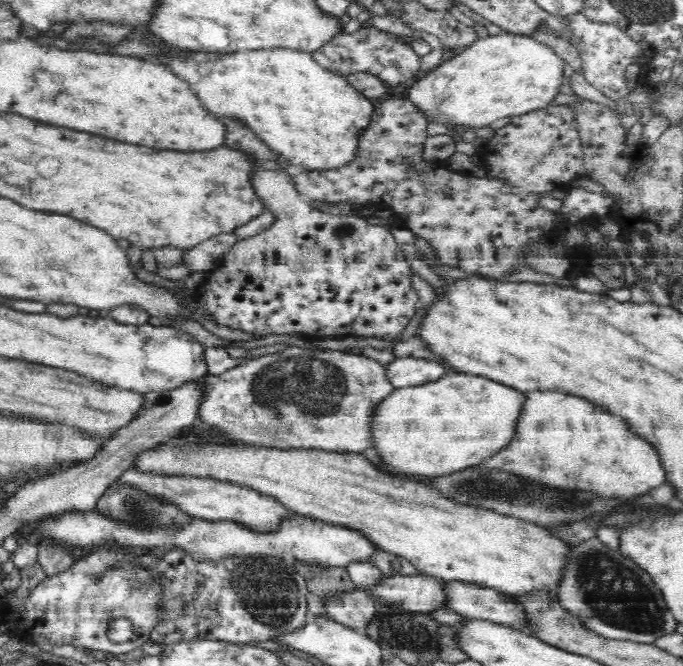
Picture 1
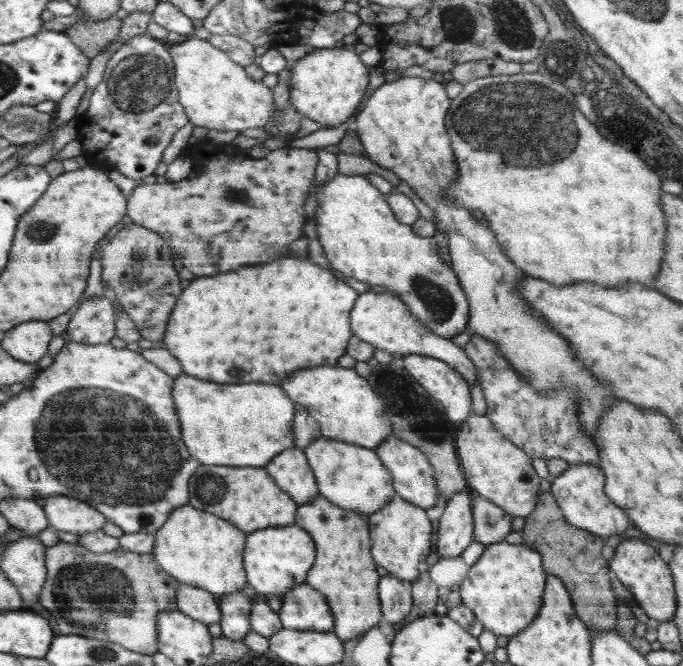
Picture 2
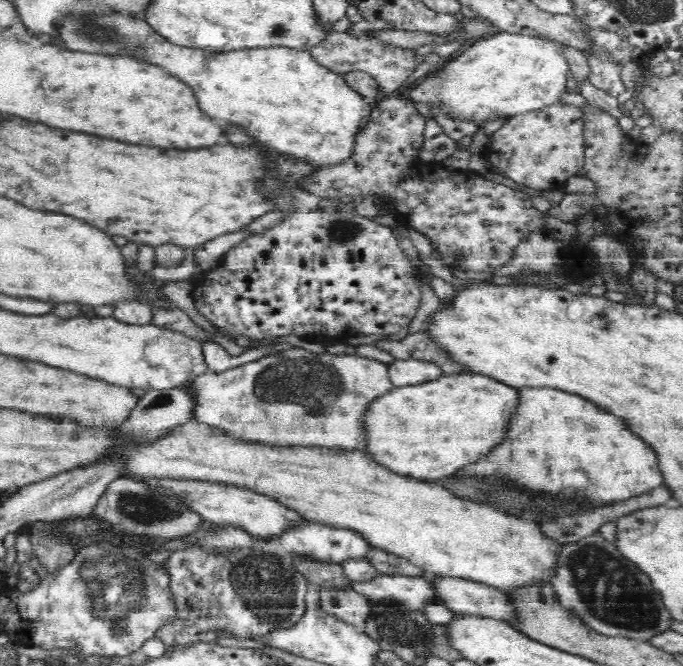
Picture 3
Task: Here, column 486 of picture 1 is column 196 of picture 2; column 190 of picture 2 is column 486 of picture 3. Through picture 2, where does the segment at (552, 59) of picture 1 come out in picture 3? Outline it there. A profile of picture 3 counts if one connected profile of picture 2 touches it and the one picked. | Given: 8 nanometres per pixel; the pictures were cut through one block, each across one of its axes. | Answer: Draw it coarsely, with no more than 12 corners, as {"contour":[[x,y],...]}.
{"contour":[[491,34],[425,77],[413,102],[462,117],[560,102],[564,45]]}

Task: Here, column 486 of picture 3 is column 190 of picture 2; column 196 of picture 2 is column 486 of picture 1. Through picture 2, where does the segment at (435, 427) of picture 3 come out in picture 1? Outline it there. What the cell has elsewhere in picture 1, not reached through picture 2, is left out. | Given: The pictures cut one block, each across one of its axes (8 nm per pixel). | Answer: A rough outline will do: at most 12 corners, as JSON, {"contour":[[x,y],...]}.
{"contour":[[445,373],[395,388],[369,453],[435,479],[510,442],[521,391]]}

